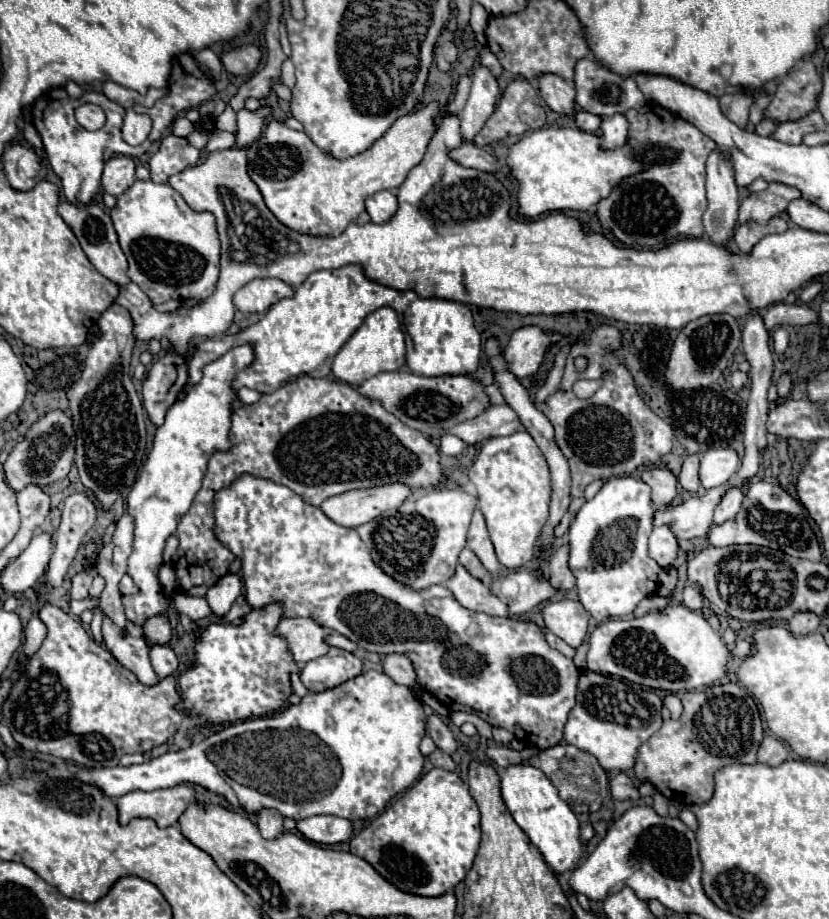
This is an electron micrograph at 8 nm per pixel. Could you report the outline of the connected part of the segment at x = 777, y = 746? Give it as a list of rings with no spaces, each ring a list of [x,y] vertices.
[[[767,735],[759,747],[759,753],[757,753],[757,761],[759,763],[765,763],[765,765],[771,765],[771,767],[777,767],[781,765],[783,761],[789,759],[789,749],[783,741],[779,741],[777,737],[773,735]]]

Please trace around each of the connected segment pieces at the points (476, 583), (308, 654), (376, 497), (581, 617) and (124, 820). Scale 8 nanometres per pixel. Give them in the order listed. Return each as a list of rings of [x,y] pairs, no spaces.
[[[457,565],[455,575],[445,581],[445,587],[455,595],[455,599],[471,611],[487,613],[487,615],[497,615],[497,617],[507,617],[507,607],[491,595],[489,587],[485,587],[479,579],[471,577],[463,565]]]
[[[283,619],[273,633],[287,641],[287,649],[293,661],[297,665],[305,665],[307,661],[313,661],[327,653],[329,645],[325,643],[325,635],[333,631],[311,623],[311,619]]]
[[[391,483],[391,485],[381,485],[371,489],[355,489],[325,499],[321,509],[331,521],[343,527],[359,527],[379,517],[385,511],[401,507],[411,493],[413,489],[405,483]]]
[[[557,599],[549,601],[543,609],[545,627],[561,637],[567,645],[577,649],[587,639],[589,615],[579,601],[573,599]]]
[[[177,785],[171,789],[155,791],[131,791],[115,799],[119,811],[119,823],[127,825],[131,819],[153,819],[159,827],[177,825],[179,815],[189,803],[197,801],[195,791],[189,785]]]

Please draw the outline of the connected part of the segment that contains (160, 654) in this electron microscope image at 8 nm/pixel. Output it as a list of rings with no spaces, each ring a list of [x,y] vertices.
[[[151,645],[151,663],[153,663],[153,669],[159,675],[159,679],[175,675],[177,667],[179,667],[177,655],[167,645]]]

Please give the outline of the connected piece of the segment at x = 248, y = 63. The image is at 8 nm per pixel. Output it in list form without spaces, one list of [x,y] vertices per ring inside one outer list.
[[[245,45],[233,51],[227,51],[221,55],[221,61],[225,65],[225,69],[231,75],[241,75],[241,77],[249,77],[257,71],[259,61],[261,61],[261,51],[253,45]]]

